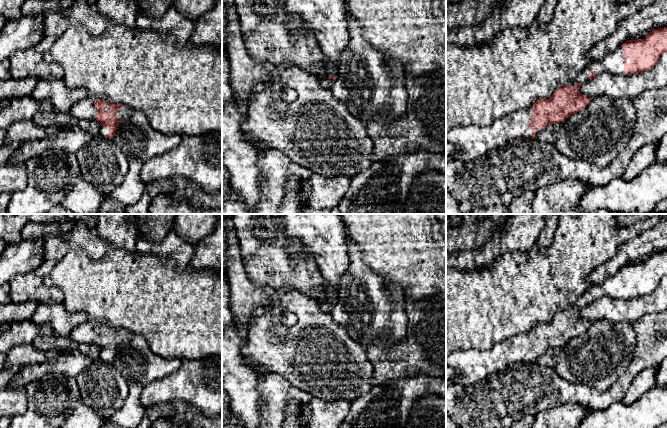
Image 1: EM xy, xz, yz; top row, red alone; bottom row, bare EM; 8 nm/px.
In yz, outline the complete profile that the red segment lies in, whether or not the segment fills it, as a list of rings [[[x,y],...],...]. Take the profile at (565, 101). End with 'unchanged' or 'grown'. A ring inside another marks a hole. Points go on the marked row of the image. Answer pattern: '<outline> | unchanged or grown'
[[[667,27],[655,29],[645,39],[628,40],[616,51],[601,60],[590,62],[578,76],[568,84],[558,88],[549,99],[539,99],[527,109],[515,111],[497,118],[490,126],[455,126],[446,132],[446,140],[457,147],[446,162],[473,162],[495,147],[502,146],[514,139],[536,139],[539,132],[548,125],[565,121],[569,116],[584,109],[593,98],[579,92],[581,85],[591,81],[604,72],[618,75],[639,74],[652,69],[662,54],[667,52]]] | grown

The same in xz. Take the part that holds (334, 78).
[[[285,0],[288,14],[288,29],[291,37],[313,34],[328,61],[324,85],[331,86],[338,78],[340,55],[346,49],[350,39],[347,12],[344,0]]] | grown

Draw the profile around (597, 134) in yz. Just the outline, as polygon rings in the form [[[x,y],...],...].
[[[606,95],[594,97],[581,111],[572,114],[561,129],[555,132],[556,149],[573,160],[586,161],[599,168],[611,163],[628,145],[635,132],[637,110],[633,99],[613,100]]]

